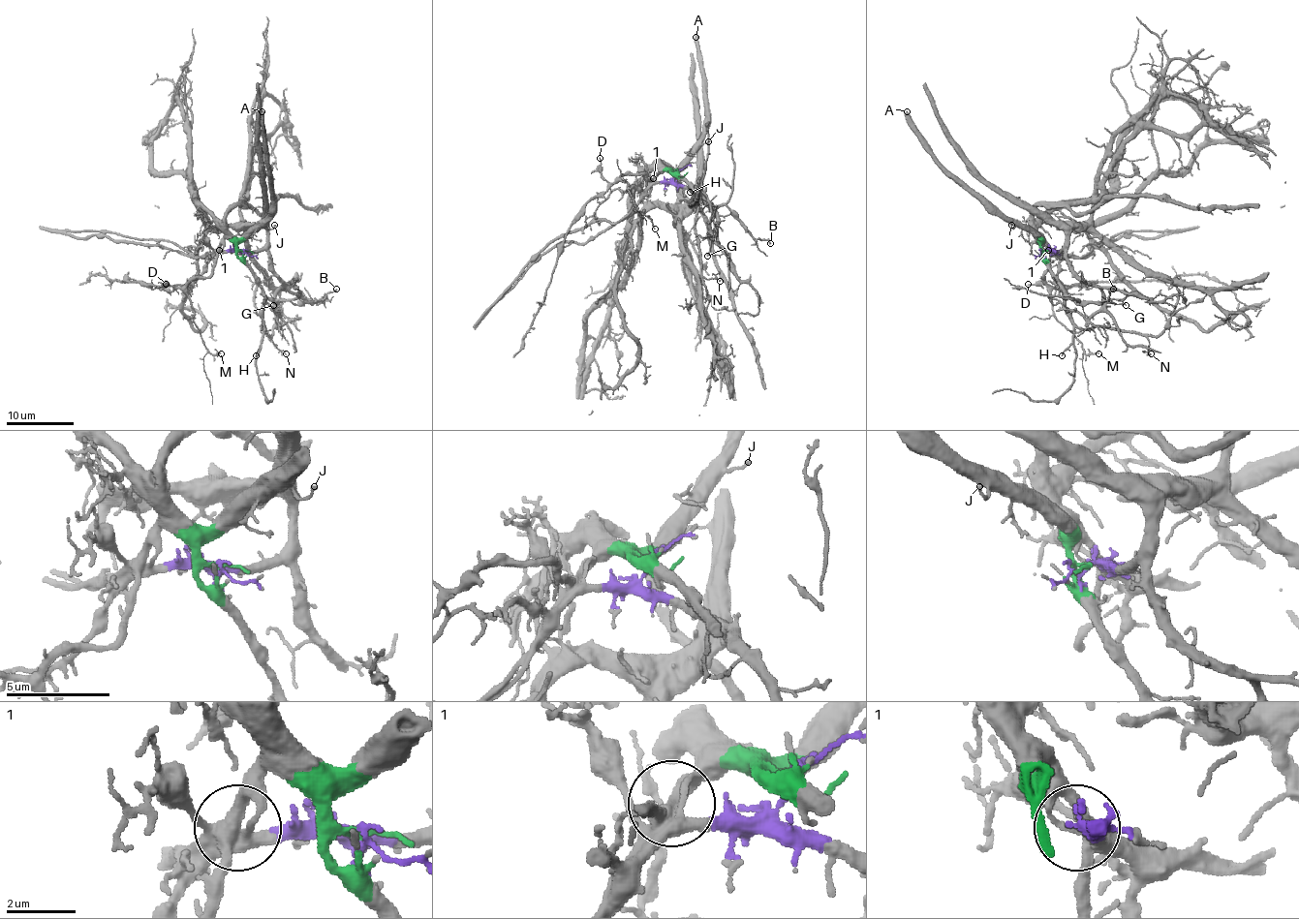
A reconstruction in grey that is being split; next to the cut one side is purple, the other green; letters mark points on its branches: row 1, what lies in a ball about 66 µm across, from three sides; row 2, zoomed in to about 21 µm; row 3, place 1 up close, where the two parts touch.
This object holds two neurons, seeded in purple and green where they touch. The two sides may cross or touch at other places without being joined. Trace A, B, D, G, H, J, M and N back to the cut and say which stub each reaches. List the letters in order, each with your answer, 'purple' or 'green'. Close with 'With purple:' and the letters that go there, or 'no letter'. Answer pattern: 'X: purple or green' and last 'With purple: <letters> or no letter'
A: green
B: green
D: green
G: purple
H: green
J: green
M: green
N: green
With purple: G

